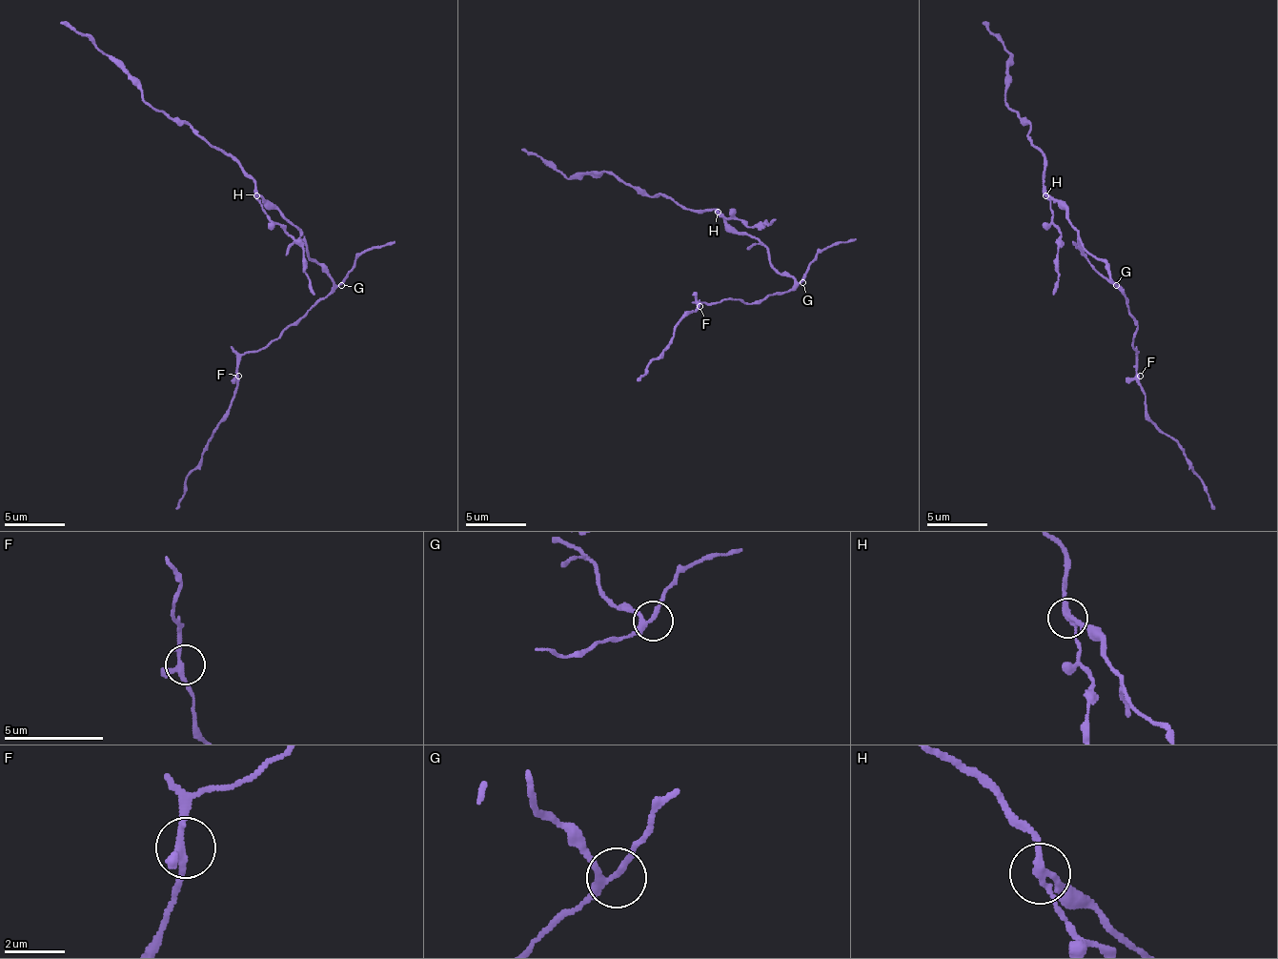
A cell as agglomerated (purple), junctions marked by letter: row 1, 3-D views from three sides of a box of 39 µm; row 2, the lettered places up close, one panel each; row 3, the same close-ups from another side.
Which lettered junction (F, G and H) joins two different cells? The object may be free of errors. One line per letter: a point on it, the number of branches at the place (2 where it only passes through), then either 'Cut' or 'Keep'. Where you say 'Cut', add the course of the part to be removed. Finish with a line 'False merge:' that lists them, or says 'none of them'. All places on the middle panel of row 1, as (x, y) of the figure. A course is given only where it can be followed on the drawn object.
F: Place: (699, 306). Branches: 3. Keep
G: Place: (802, 282). Branches: 3. Keep
H: Place: (718, 212). Branches: 3. Cut. Course of the part to remove: (718, 213), (724, 218), (760, 228), (775, 218)
False merge: H

